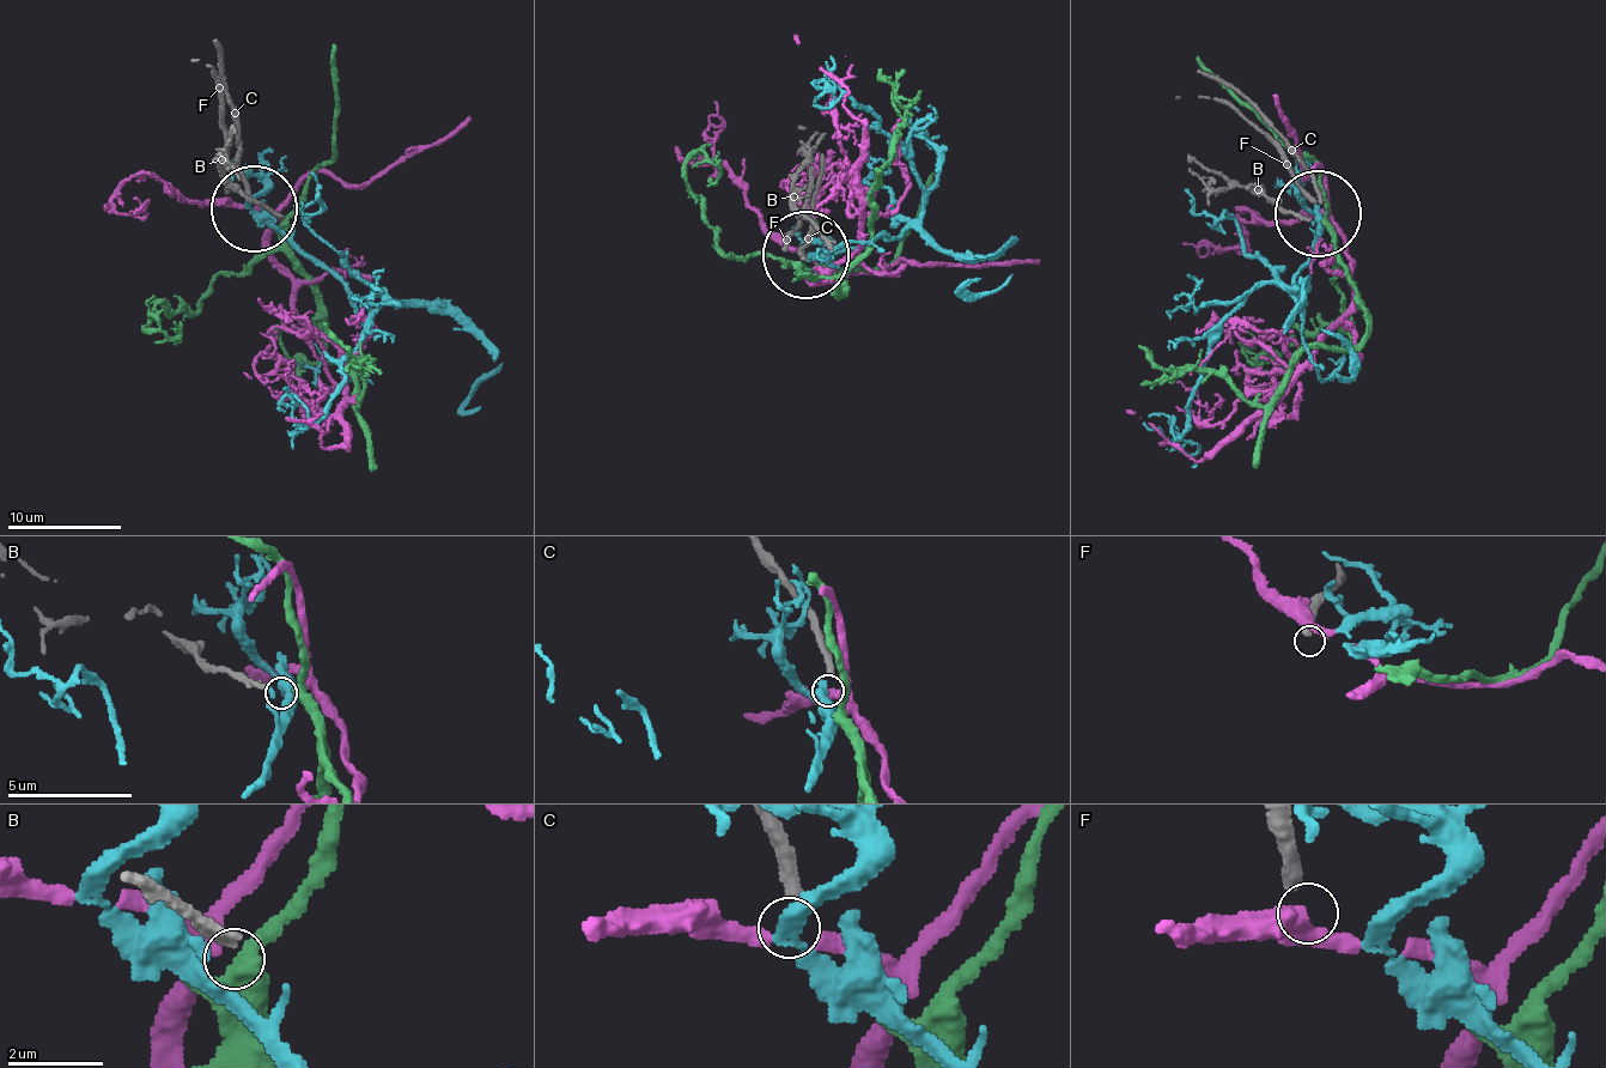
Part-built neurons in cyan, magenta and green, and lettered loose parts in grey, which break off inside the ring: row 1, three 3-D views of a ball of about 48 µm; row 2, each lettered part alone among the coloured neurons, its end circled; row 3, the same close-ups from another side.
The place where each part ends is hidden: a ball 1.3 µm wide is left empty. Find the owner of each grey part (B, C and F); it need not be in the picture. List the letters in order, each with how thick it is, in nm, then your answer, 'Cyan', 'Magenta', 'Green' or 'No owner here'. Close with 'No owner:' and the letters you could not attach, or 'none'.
B: Thickness 280 nm. Green
C: Thickness 280 nm. No owner here
F: Thickness 320 nm. No owner here
No owner: C, F

